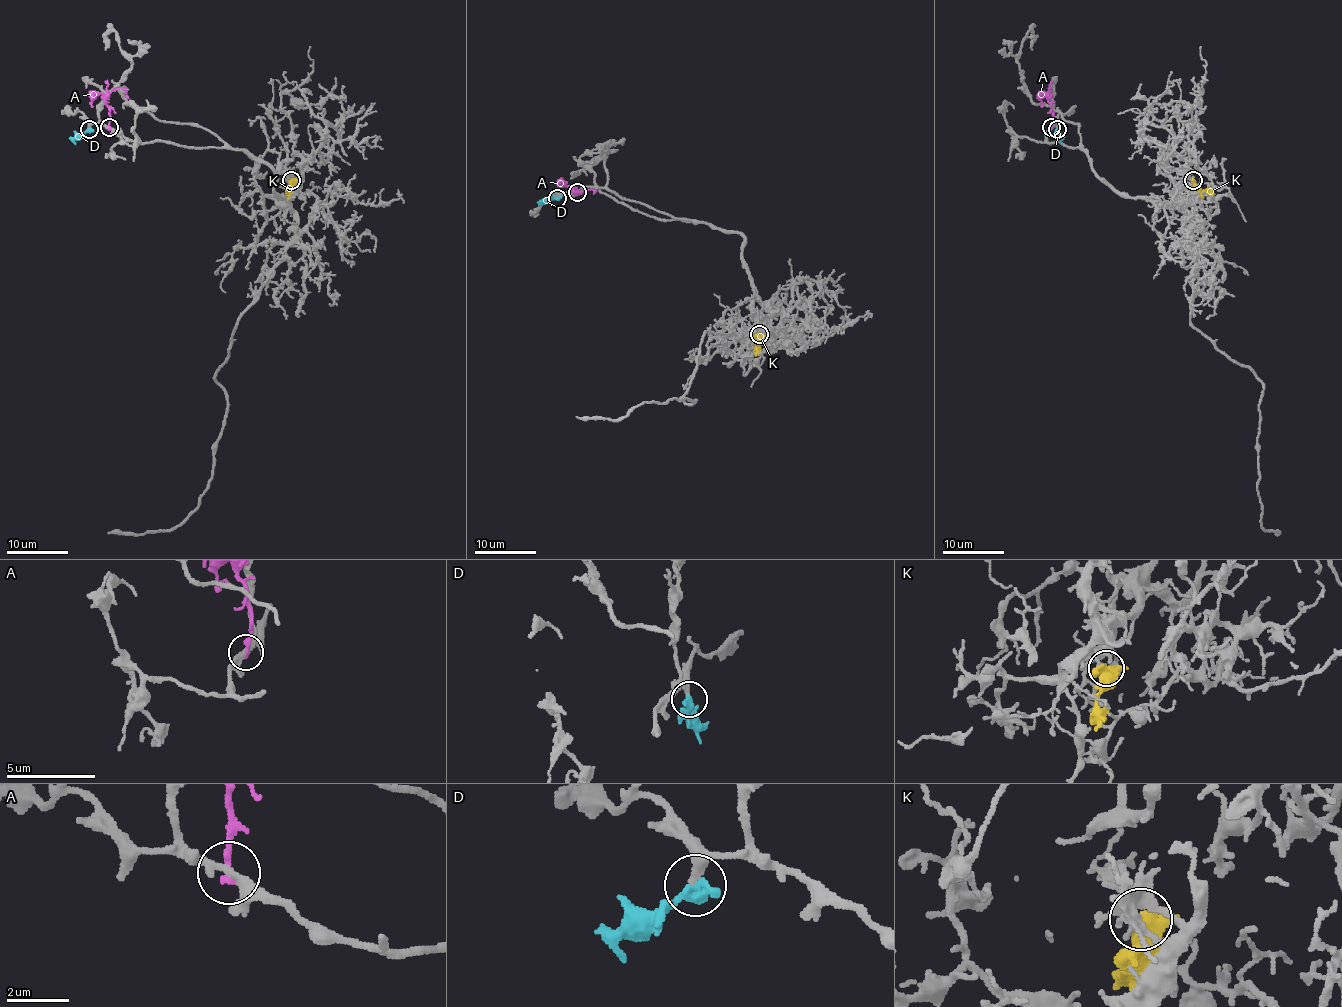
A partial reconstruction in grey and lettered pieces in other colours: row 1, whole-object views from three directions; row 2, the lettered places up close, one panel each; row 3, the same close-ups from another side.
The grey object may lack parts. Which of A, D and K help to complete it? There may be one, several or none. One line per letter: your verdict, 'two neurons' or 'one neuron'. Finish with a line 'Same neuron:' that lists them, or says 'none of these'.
A: two neurons
D: one neuron
K: two neurons
Same neuron: D

